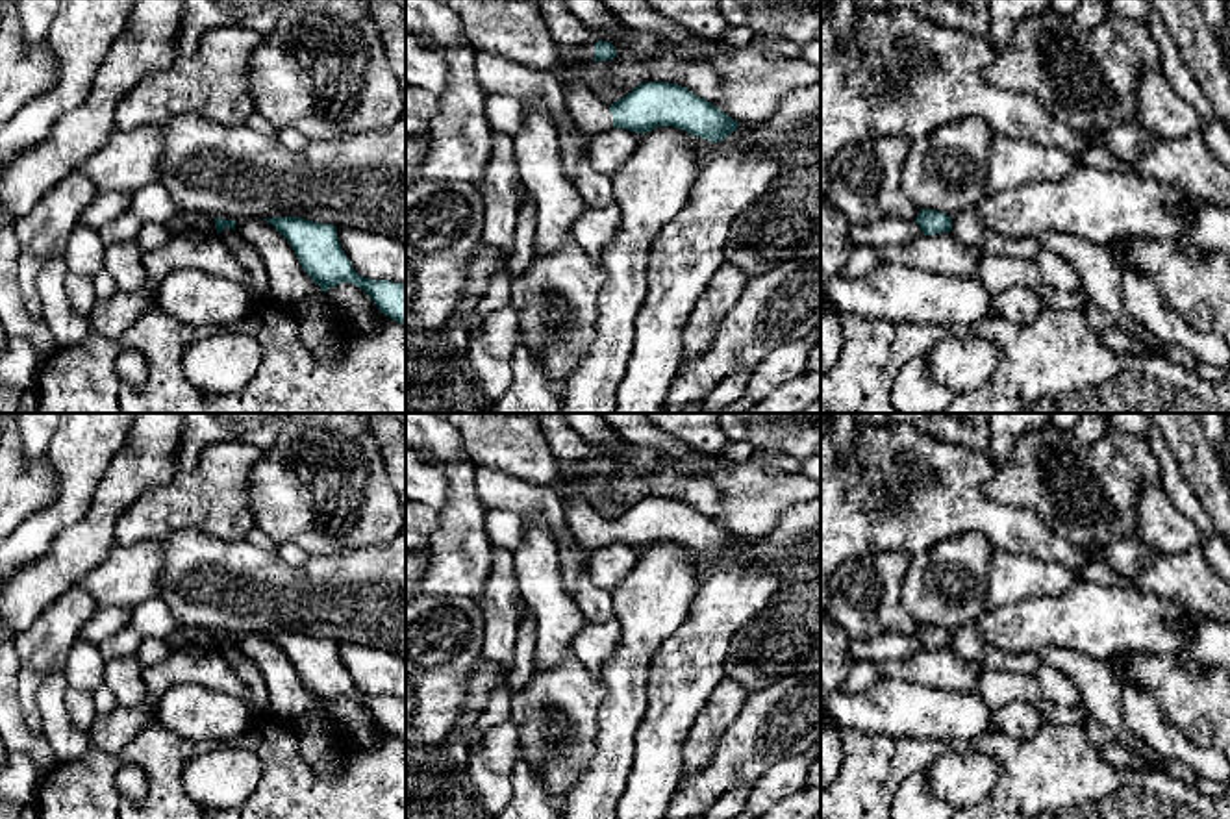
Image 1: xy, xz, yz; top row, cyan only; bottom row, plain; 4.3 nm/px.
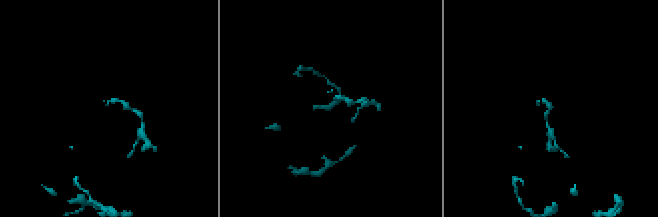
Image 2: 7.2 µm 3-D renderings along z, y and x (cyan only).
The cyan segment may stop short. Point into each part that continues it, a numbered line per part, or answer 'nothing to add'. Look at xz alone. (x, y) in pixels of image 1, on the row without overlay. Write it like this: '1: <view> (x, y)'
1: xz (575, 456)

